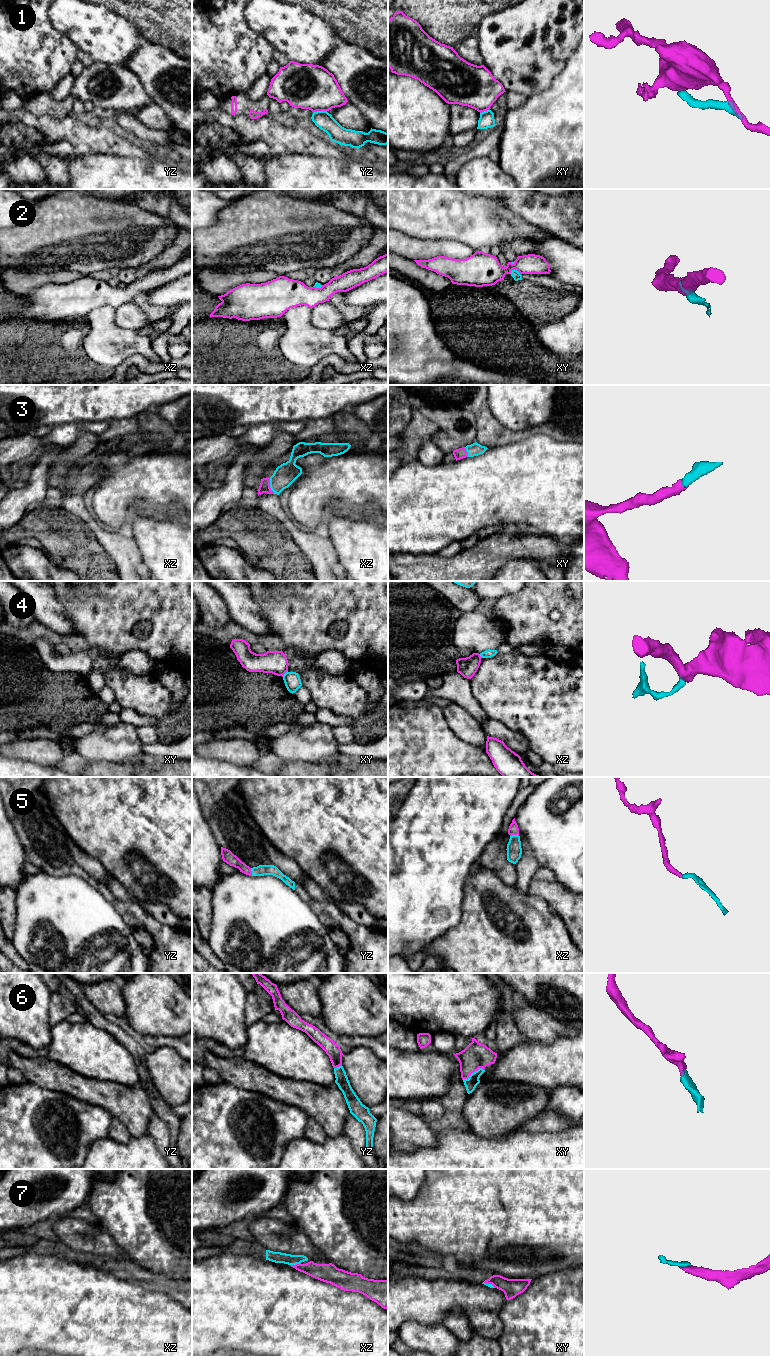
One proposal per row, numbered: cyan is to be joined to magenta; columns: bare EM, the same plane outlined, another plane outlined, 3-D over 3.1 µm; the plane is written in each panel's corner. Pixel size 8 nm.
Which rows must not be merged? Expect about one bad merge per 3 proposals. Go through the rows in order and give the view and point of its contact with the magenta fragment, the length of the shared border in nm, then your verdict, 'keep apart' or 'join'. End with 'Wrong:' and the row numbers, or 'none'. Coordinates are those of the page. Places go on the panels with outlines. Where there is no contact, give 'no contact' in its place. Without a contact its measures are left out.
1: meets magenta in yz at (319, 110); contact 110 nm long; keep apart
2: meets magenta in xy at (515, 269); contact 100 nm long; keep apart
3: meets magenta in xz at (269, 486); contact 130 nm long; join
4: meets magenta in xy at (285, 672); contact 70 nm long; keep apart
5: meets magenta in xz at (514, 834); contact 70 nm long; join
6: meets magenta in xy at (473, 1072); contact 200 nm long; join
7: meets magenta in xz at (296, 1264); contact 90 nm long; join
Wrong: 1, 2, 4

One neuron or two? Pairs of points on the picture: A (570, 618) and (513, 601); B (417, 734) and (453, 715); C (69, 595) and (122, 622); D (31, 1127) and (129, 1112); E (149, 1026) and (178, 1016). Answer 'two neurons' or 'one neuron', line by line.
A: one neuron
B: two neurons
C: one neuron
D: two neurons
E: one neuron

